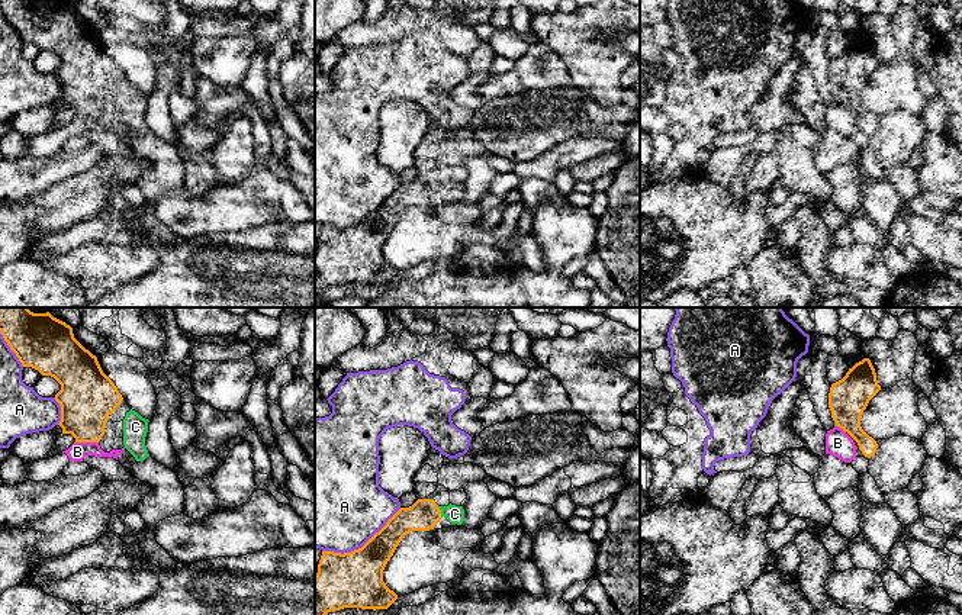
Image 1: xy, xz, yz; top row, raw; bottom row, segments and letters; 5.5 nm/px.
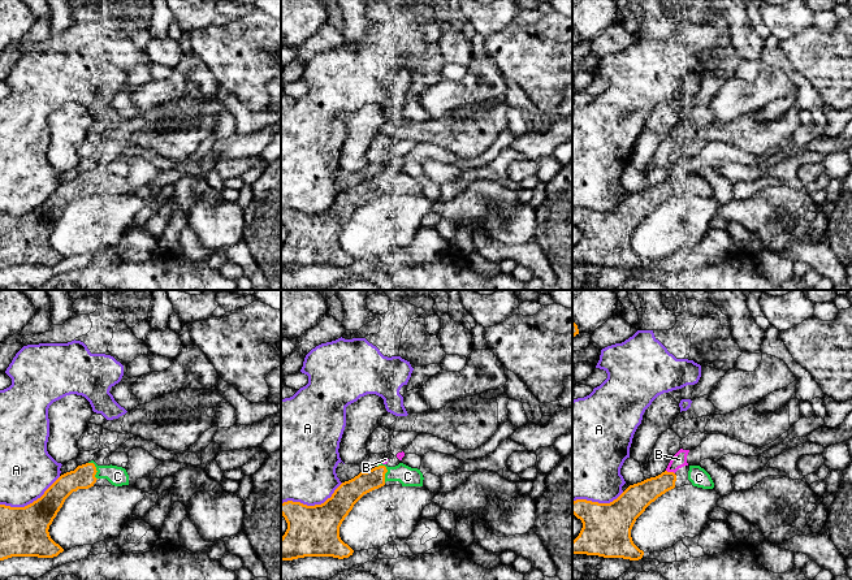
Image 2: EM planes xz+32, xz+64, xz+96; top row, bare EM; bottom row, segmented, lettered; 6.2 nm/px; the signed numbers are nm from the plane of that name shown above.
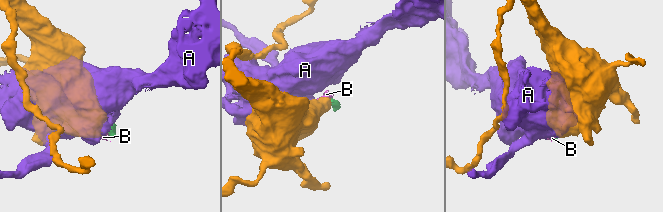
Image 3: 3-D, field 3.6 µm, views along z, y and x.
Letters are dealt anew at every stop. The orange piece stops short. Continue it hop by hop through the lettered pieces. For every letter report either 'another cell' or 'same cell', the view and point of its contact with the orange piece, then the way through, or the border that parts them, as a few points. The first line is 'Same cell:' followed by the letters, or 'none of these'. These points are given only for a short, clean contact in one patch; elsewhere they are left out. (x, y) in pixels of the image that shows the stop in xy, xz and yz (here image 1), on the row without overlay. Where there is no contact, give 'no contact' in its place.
Same cell: C
A: another cell; meets orange in xz at (363, 221)
B: another cell; meets orange in xy at (86, 116); border along xy (97, 116), (77, 116), (74, 119)
C: same cell; meets orange in xz at (440, 187)

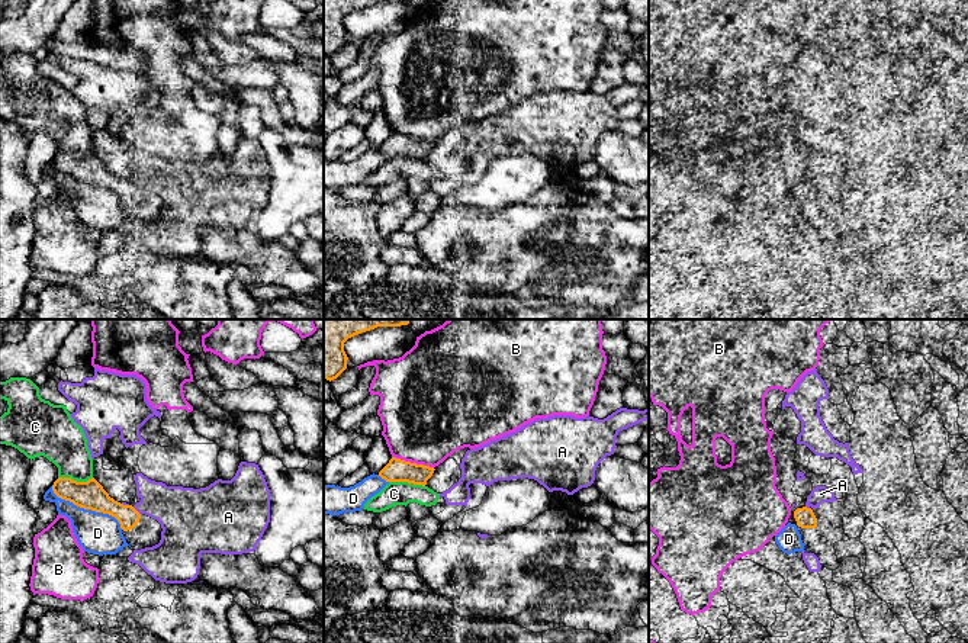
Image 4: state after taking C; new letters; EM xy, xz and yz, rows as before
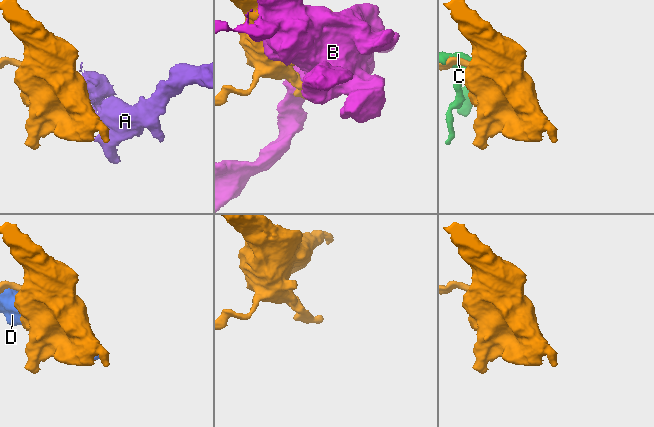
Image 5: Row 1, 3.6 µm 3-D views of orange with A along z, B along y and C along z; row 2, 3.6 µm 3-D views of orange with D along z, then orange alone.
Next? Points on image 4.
Same cell: none of these
A: another cell; meets orange in xy at (137, 186)
B: another cell; meets orange in xz at (412, 138)
C: another cell; meets orange in xz at (407, 156)
D: another cell; meets orange in xy at (87, 183)

